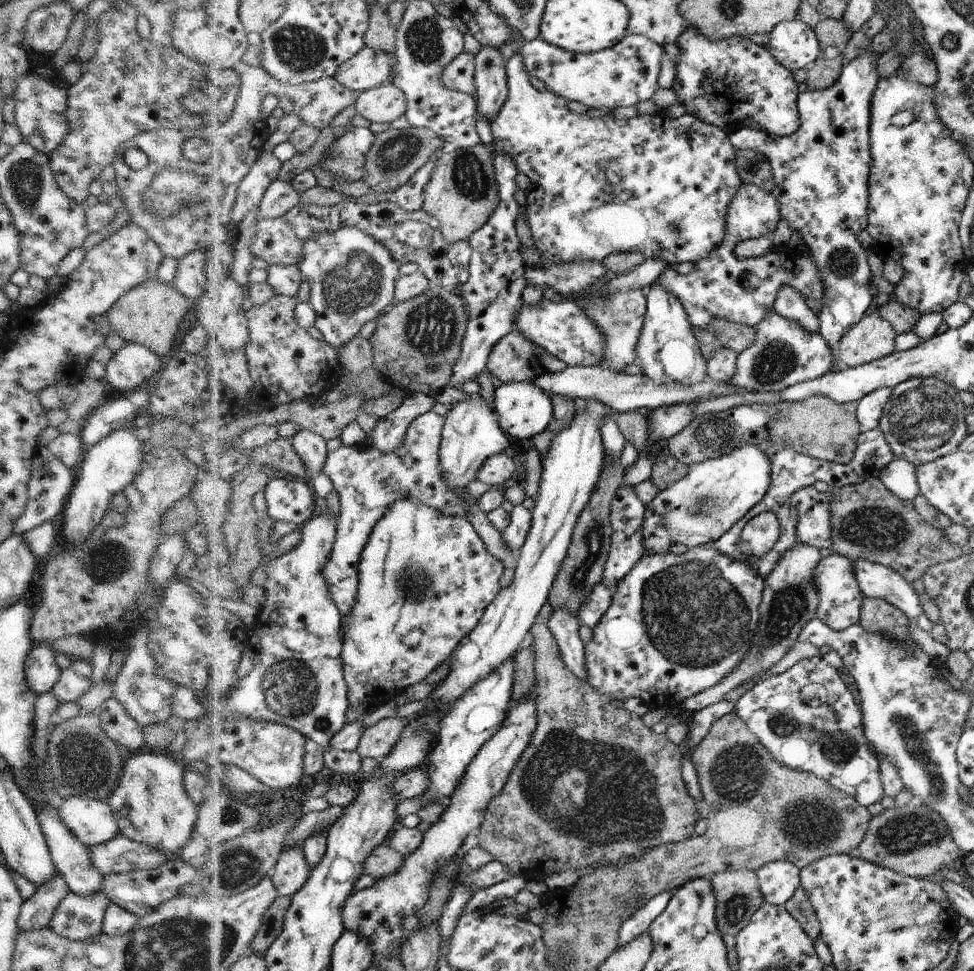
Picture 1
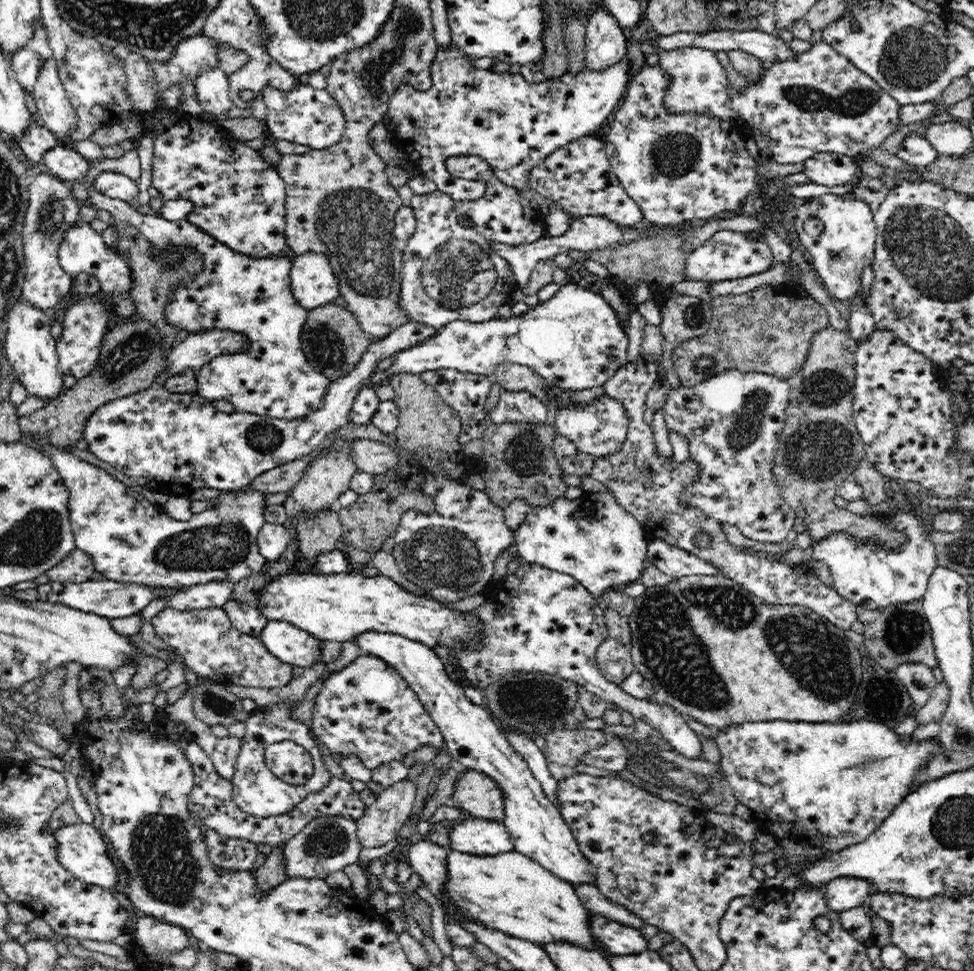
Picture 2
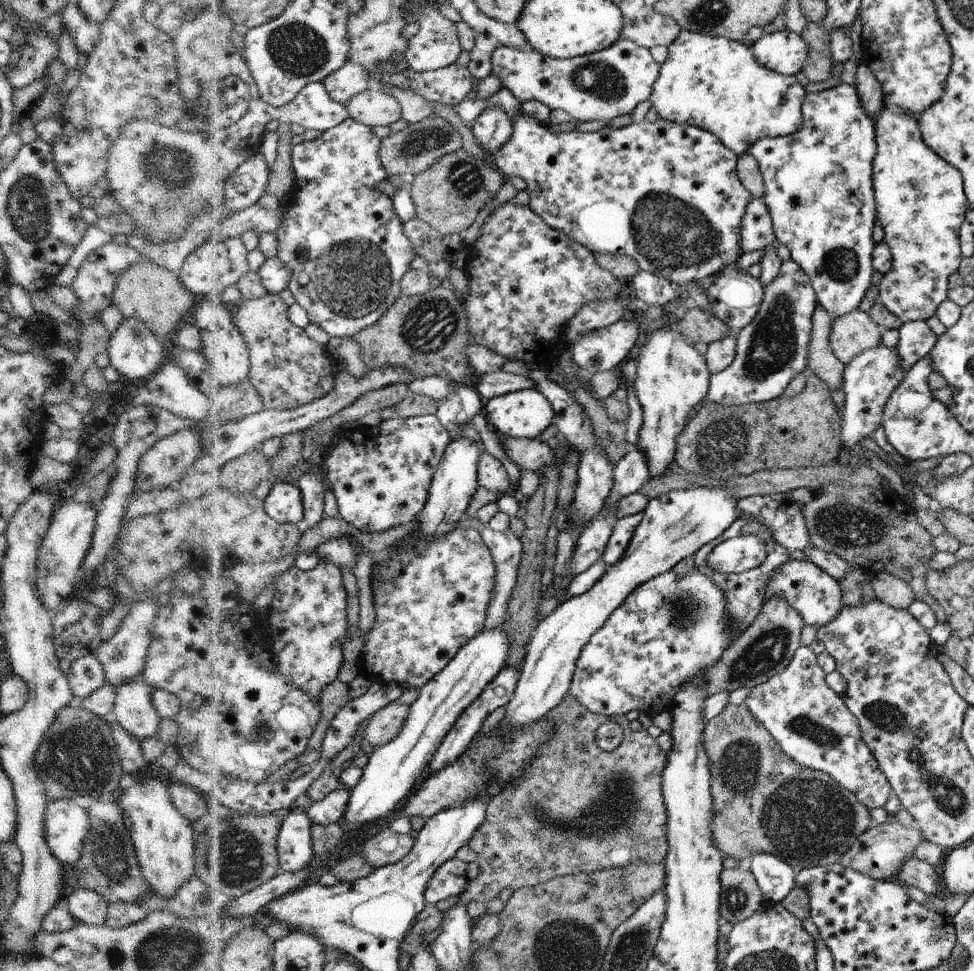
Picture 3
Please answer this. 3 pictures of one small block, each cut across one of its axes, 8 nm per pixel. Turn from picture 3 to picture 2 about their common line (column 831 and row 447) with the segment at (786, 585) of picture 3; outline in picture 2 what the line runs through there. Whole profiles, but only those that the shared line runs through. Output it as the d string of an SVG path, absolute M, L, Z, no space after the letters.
M609 396L601 397L592 405L584 407L562 408L555 416L555 429L558 435L565 436L576 444L578 453L592 455L595 460L616 455L626 440L628 415L621 404Z

